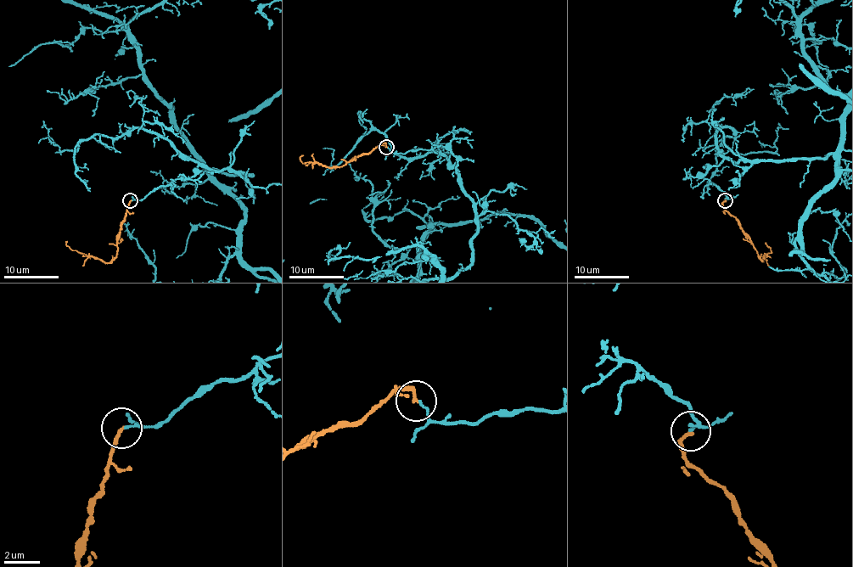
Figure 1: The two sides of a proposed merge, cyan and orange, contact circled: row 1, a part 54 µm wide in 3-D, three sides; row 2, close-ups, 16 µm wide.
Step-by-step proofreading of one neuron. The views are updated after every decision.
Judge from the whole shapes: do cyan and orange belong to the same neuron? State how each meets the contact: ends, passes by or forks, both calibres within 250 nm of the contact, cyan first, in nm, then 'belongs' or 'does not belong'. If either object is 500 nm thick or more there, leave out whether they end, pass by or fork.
cyan ends | orange ends | 110/190 nm | does not belong

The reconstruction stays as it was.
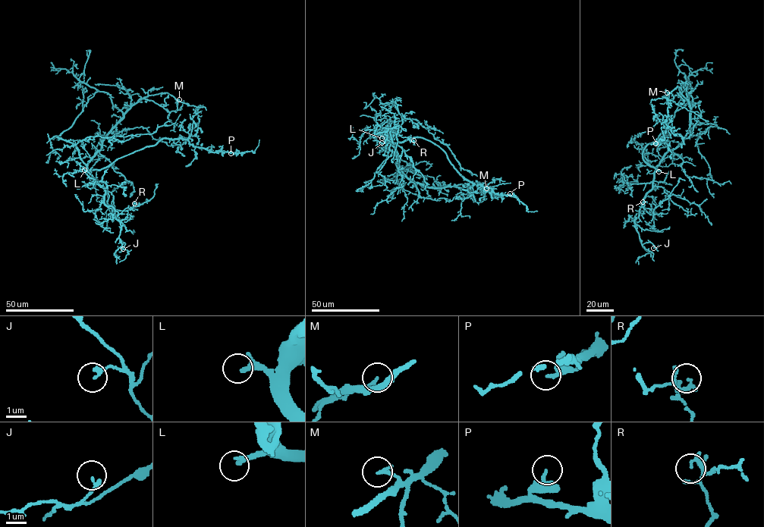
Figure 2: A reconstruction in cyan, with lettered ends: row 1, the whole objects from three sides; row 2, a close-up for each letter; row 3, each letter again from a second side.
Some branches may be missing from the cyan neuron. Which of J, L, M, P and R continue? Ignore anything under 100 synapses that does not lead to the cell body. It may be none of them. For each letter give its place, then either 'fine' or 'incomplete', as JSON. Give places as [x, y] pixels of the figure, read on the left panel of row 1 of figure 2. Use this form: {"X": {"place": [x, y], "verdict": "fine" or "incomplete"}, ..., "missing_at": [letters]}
{"J": {"place": [123, 249], "verdict": "fine"}, "L": {"place": [84, 170], "verdict": "incomplete"}, "M": {"place": [179, 99], "verdict": "fine"}, "P": {"place": [231, 153], "verdict": "fine"}, "R": {"place": [134, 203], "verdict": "fine"}, "missing_at": ["L"]}

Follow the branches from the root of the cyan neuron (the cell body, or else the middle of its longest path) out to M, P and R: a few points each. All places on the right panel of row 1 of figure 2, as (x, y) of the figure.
M: (659, 170), (657, 167), (666, 153), (682, 141), (690, 121), (689, 105), (678, 87), (667, 92)
P: (659, 170), (648, 164), (642, 158), (647, 145), (655, 141), (664, 132), (659, 139), (661, 142), (655, 143)
R: (659, 170), (655, 172), (652, 189), (639, 211), (642, 214), (642, 202)

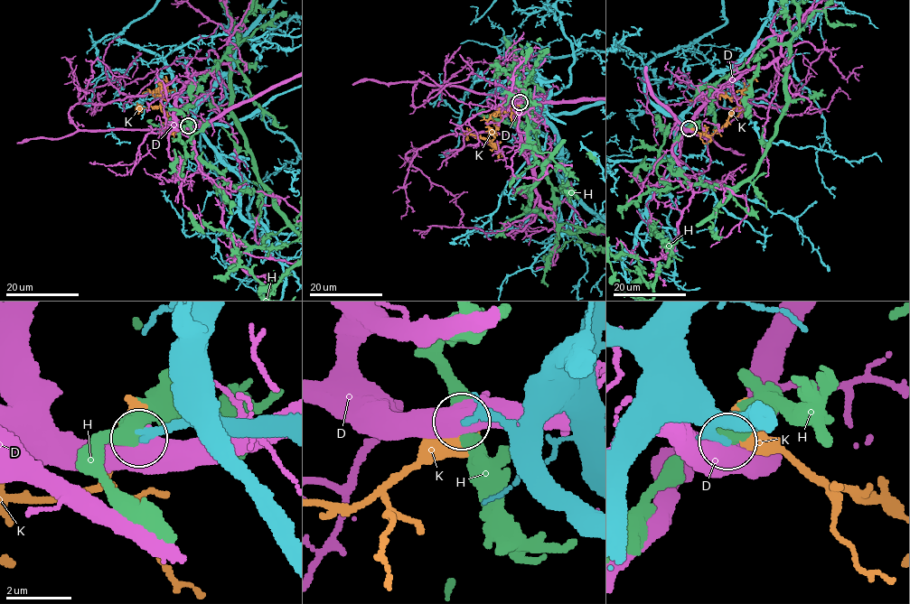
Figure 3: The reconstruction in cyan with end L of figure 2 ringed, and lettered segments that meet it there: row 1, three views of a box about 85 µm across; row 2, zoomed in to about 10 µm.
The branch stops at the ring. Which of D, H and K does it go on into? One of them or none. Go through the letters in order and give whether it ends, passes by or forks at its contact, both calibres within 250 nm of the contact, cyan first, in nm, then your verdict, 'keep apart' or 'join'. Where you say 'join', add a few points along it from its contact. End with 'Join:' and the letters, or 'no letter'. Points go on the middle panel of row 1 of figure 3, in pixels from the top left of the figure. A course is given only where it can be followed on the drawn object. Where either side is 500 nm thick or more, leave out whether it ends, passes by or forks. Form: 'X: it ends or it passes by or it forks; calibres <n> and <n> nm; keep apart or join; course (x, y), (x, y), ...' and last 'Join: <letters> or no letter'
D: it forks; calibres 300 and 440 nm; keep apart
H: calibres 280 and 600 nm; keep apart
K: it forks; calibres 240 and 360 nm; keep apart
Join: no letter

